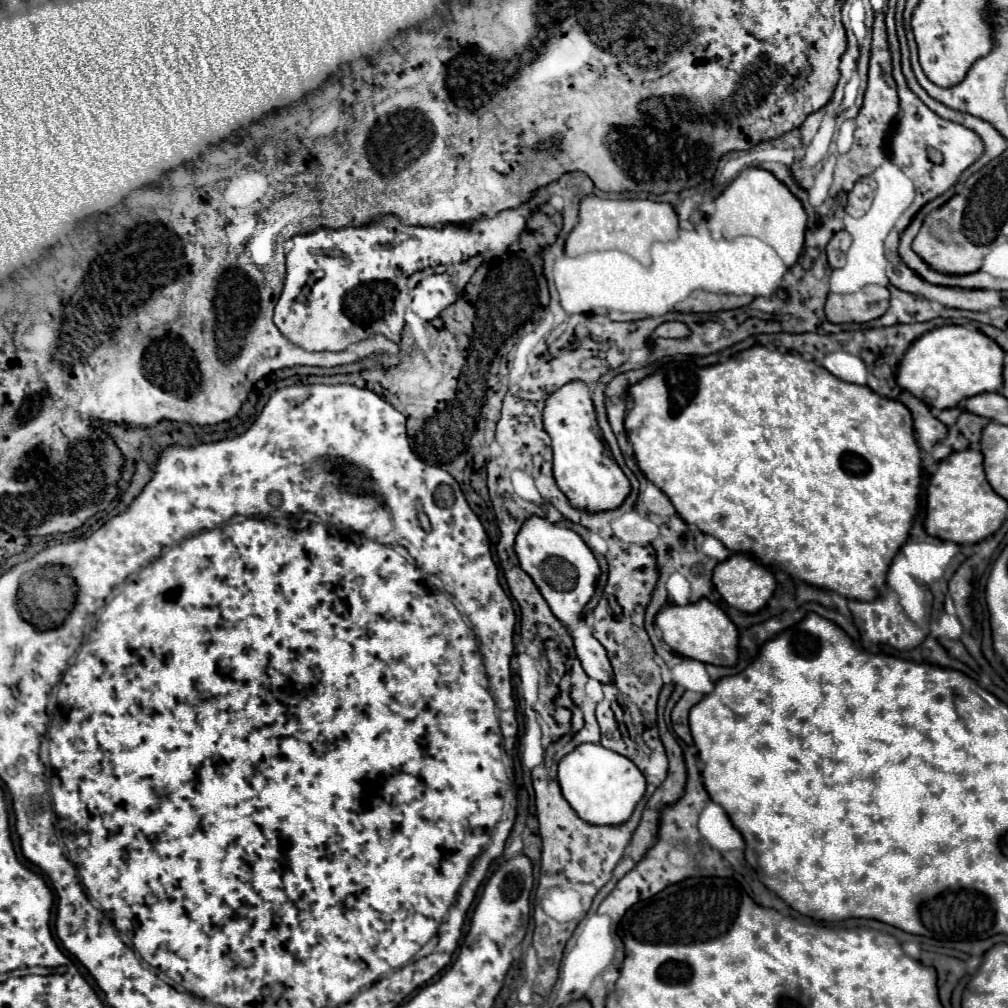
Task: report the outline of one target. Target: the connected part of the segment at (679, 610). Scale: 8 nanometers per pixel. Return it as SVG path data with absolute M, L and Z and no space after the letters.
M700 598L698 602L690 602L686 606L678 604L666 604L660 608L660 612L654 618L654 624L662 632L662 640L678 654L700 660L704 664L716 664L716 666L734 666L738 660L738 630L730 622L730 618L724 614L722 608L712 604L706 598Z

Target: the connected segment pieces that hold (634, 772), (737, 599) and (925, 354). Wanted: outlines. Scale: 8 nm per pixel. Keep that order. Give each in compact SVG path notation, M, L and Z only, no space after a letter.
M600 742L580 744L570 754L566 754L558 766L558 780L570 806L580 814L580 818L596 826L616 826L624 822L624 818L630 818L646 790L646 780L636 764L614 750L604 748Z
M732 554L724 562L720 562L714 568L714 578L712 580L714 580L716 590L722 594L722 598L732 608L736 608L740 612L758 612L760 608L764 608L768 604L768 600L772 598L772 594L776 590L776 578L770 572L770 568L760 564L750 554Z
M972 322L960 326L946 324L922 334L910 344L898 366L896 382L928 406L944 410L980 392L998 392L1002 386L1002 366L1004 350Z

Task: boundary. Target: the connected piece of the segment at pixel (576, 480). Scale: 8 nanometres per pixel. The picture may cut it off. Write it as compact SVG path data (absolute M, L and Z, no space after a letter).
M572 380L550 392L542 416L544 428L552 438L554 478L560 490L568 496L570 504L588 512L618 508L630 492L630 482L618 468L604 442L604 436L600 434L588 384L582 380Z

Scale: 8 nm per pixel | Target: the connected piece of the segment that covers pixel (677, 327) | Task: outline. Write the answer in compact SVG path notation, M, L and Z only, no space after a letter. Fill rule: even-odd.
M664 322L656 328L656 334L662 338L686 338L690 334L690 330L682 322Z

